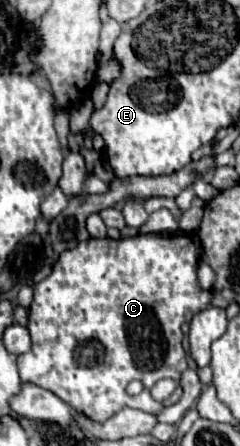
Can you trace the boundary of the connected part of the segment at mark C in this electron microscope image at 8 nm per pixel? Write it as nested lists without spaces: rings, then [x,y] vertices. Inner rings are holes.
[[[140,233],[122,239],[88,239],[76,249],[64,251],[54,263],[52,273],[34,285],[34,301],[30,305],[28,321],[32,349],[18,357],[20,379],[52,391],[96,423],[106,421],[124,407],[156,415],[164,407],[174,405],[182,395],[182,387],[178,387],[166,403],[158,403],[150,395],[150,387],[164,377],[178,379],[188,367],[180,325],[212,303],[212,291],[204,291],[198,285],[196,269],[202,257],[202,247],[192,237],[192,233]],[[132,379],[140,379],[144,383],[144,391],[136,397],[126,393],[126,385]]]

